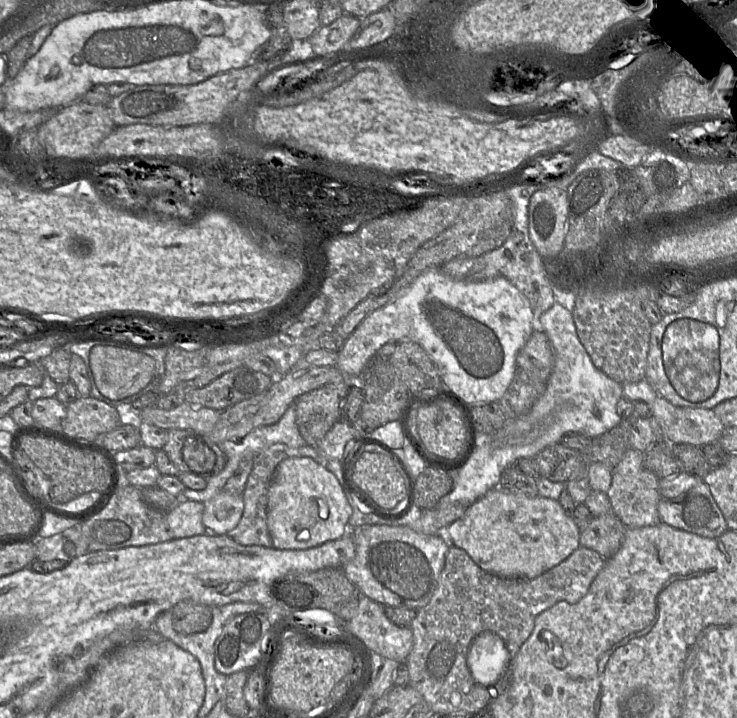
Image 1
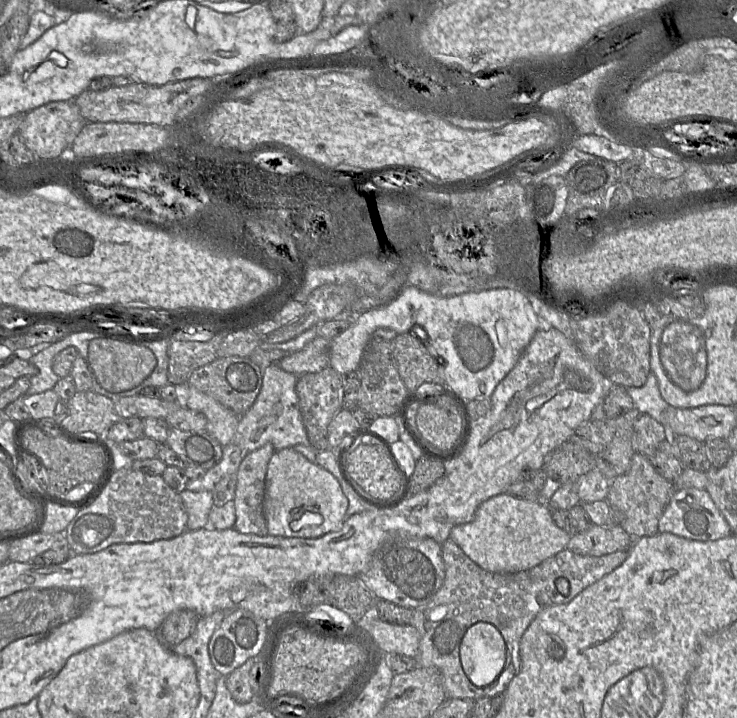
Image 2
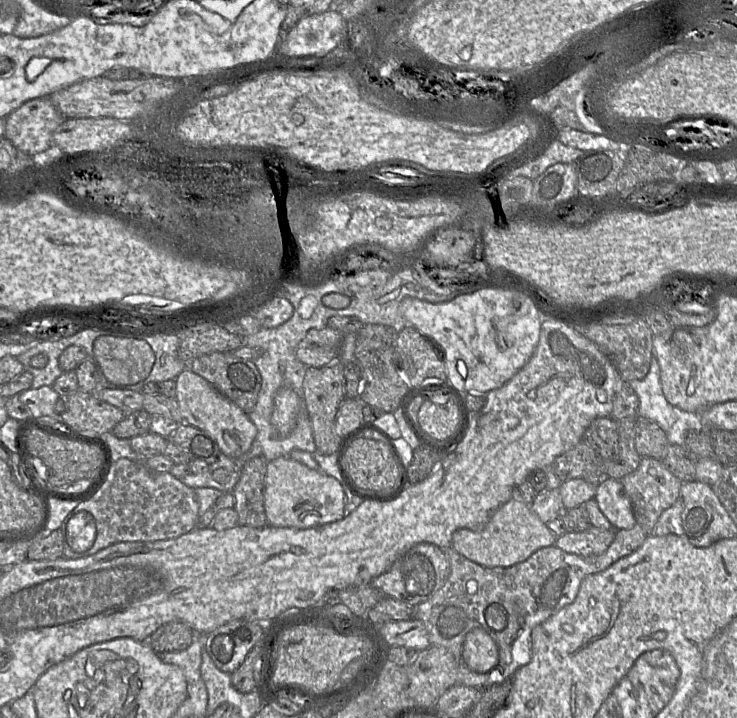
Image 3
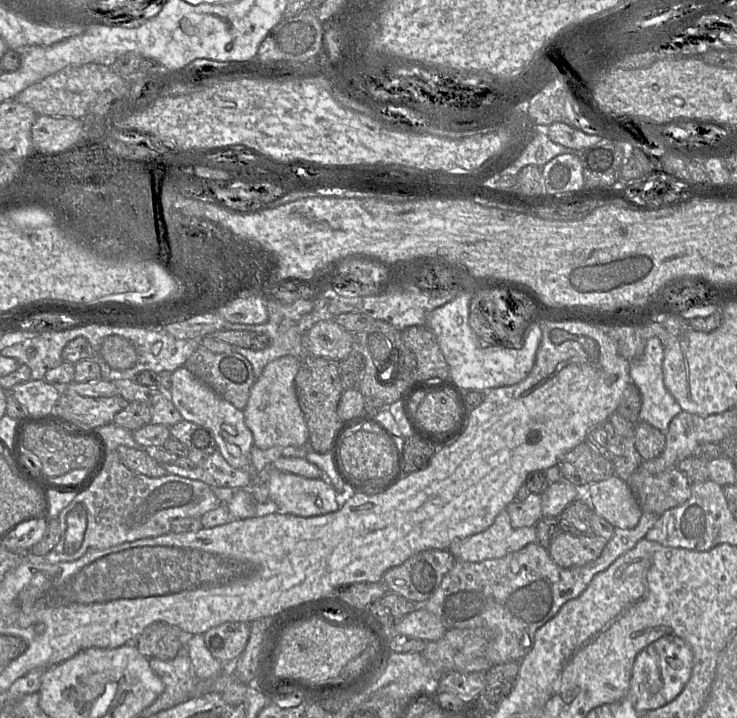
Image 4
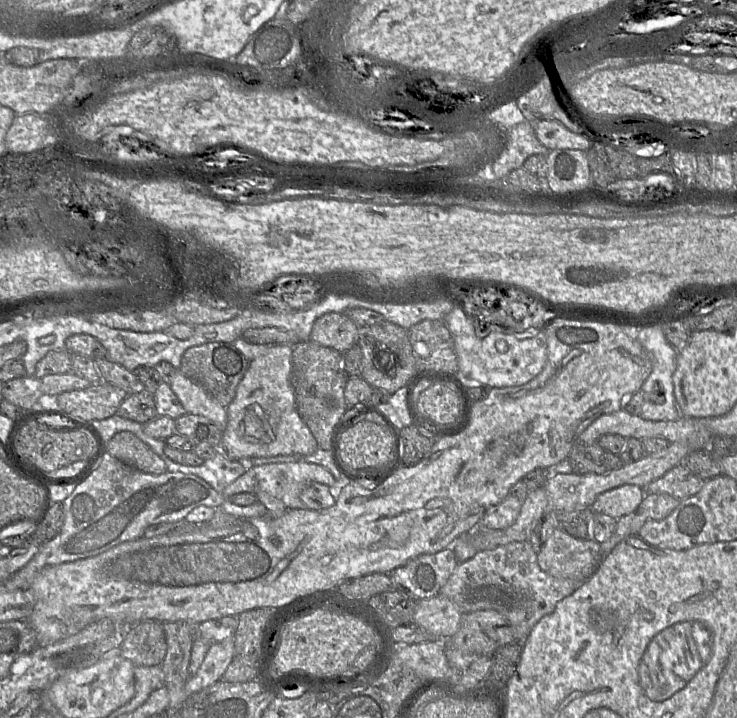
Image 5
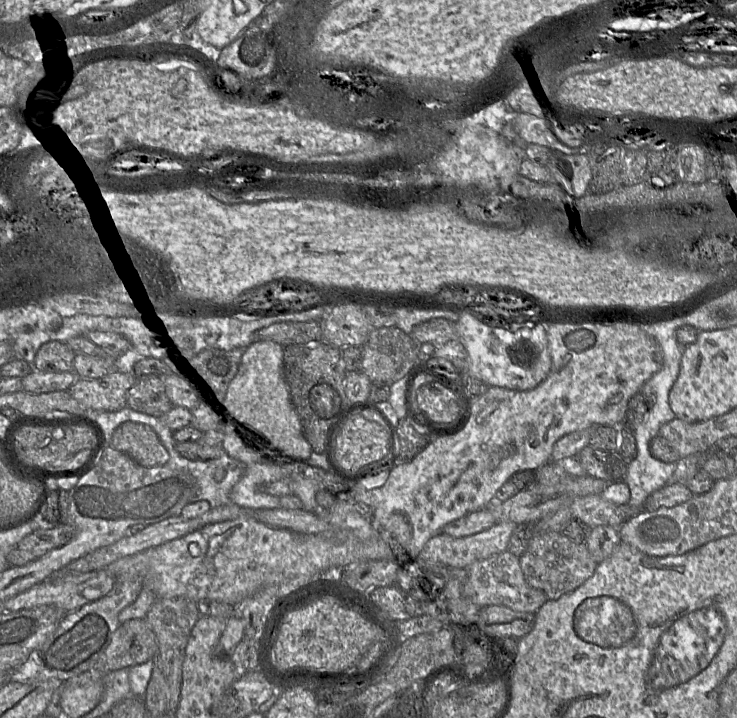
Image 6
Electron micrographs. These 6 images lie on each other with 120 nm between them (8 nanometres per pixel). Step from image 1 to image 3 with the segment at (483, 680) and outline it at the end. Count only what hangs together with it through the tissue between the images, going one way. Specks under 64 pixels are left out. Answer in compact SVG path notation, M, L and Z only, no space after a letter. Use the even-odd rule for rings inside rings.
M472 629L462 645L462 661L473 672L487 673L499 663L498 647L485 630Z

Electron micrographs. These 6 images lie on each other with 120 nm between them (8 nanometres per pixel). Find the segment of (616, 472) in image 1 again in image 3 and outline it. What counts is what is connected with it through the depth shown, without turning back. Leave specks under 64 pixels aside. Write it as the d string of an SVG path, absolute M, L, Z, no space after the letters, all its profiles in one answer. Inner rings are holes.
M642 457L638 468L620 481L632 502L637 524L651 535L662 512L672 506L678 499L683 483L661 460L651 457Z

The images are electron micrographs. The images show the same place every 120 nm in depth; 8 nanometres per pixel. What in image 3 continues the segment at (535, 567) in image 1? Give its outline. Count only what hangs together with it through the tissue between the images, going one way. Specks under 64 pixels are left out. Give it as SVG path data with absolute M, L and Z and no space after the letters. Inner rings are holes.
M511 498L494 512L483 529L456 530L452 536L452 548L484 567L510 567L527 560L541 548L555 545L557 538L547 524L531 510L530 505Z

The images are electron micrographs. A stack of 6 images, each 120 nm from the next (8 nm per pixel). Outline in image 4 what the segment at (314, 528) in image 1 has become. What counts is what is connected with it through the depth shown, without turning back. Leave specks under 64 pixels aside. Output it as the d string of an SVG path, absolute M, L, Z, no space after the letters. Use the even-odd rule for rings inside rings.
M271 466L268 491L278 513L299 517L330 514L340 509L335 488L322 479L310 479Z

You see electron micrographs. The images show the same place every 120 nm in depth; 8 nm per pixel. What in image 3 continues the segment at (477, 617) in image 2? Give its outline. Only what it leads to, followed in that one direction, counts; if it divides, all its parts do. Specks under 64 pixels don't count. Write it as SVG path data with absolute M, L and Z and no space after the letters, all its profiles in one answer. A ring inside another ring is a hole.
M636 523L630 529L617 530L613 542L601 555L583 557L553 545L537 550L527 560L510 567L484 567L459 554L452 546L442 548L450 562L449 577L431 599L414 606L413 618L424 623L431 646L444 647L457 659L458 683L478 689L500 684L512 679L520 667L530 662L533 629L572 603L586 577L632 554L648 535ZM475 628L485 630L499 650L498 665L487 673L473 672L462 661L465 636Z

